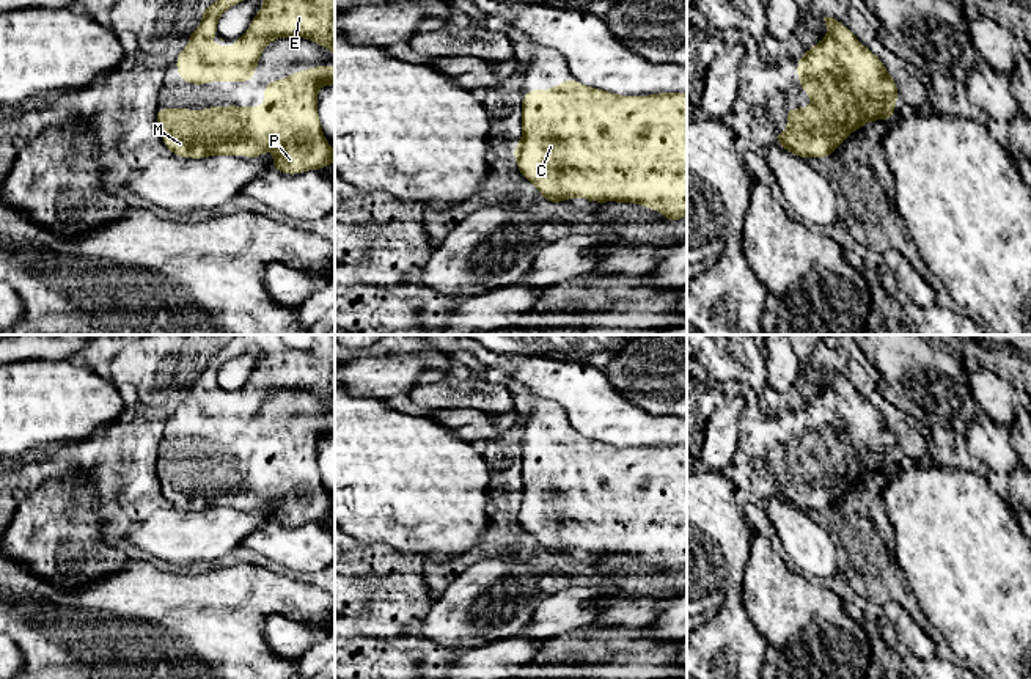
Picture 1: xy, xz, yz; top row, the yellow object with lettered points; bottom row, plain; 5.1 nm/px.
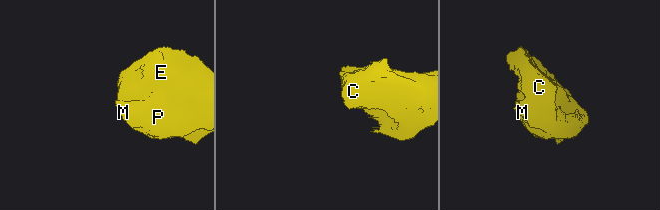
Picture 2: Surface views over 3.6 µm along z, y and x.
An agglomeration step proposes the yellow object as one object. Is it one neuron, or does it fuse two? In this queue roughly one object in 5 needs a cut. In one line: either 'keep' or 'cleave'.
keep

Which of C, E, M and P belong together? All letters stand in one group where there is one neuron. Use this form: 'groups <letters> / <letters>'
groups C E M P

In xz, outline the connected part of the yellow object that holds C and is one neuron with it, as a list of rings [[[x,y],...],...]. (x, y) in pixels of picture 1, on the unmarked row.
[[[569,429],[552,442],[527,443],[520,464],[523,486],[512,506],[517,522],[542,545],[544,553],[558,556],[582,549],[594,555],[638,555],[657,561],[673,575],[687,567],[687,443],[619,448]]]

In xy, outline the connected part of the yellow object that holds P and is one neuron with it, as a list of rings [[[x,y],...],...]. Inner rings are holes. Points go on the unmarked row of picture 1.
[[[335,417],[332,420],[311,418],[303,424],[288,426],[283,432],[264,435],[264,459],[209,459],[204,462],[157,461],[156,470],[160,489],[173,508],[203,511],[207,508],[245,506],[256,511],[267,501],[277,505],[272,520],[284,527],[297,527],[306,522],[322,522],[335,514],[335,505],[325,492],[317,467],[317,443],[321,437],[335,435]],[[190,475],[200,475],[212,484],[187,484]]]

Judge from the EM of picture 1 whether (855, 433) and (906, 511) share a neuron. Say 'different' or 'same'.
different

